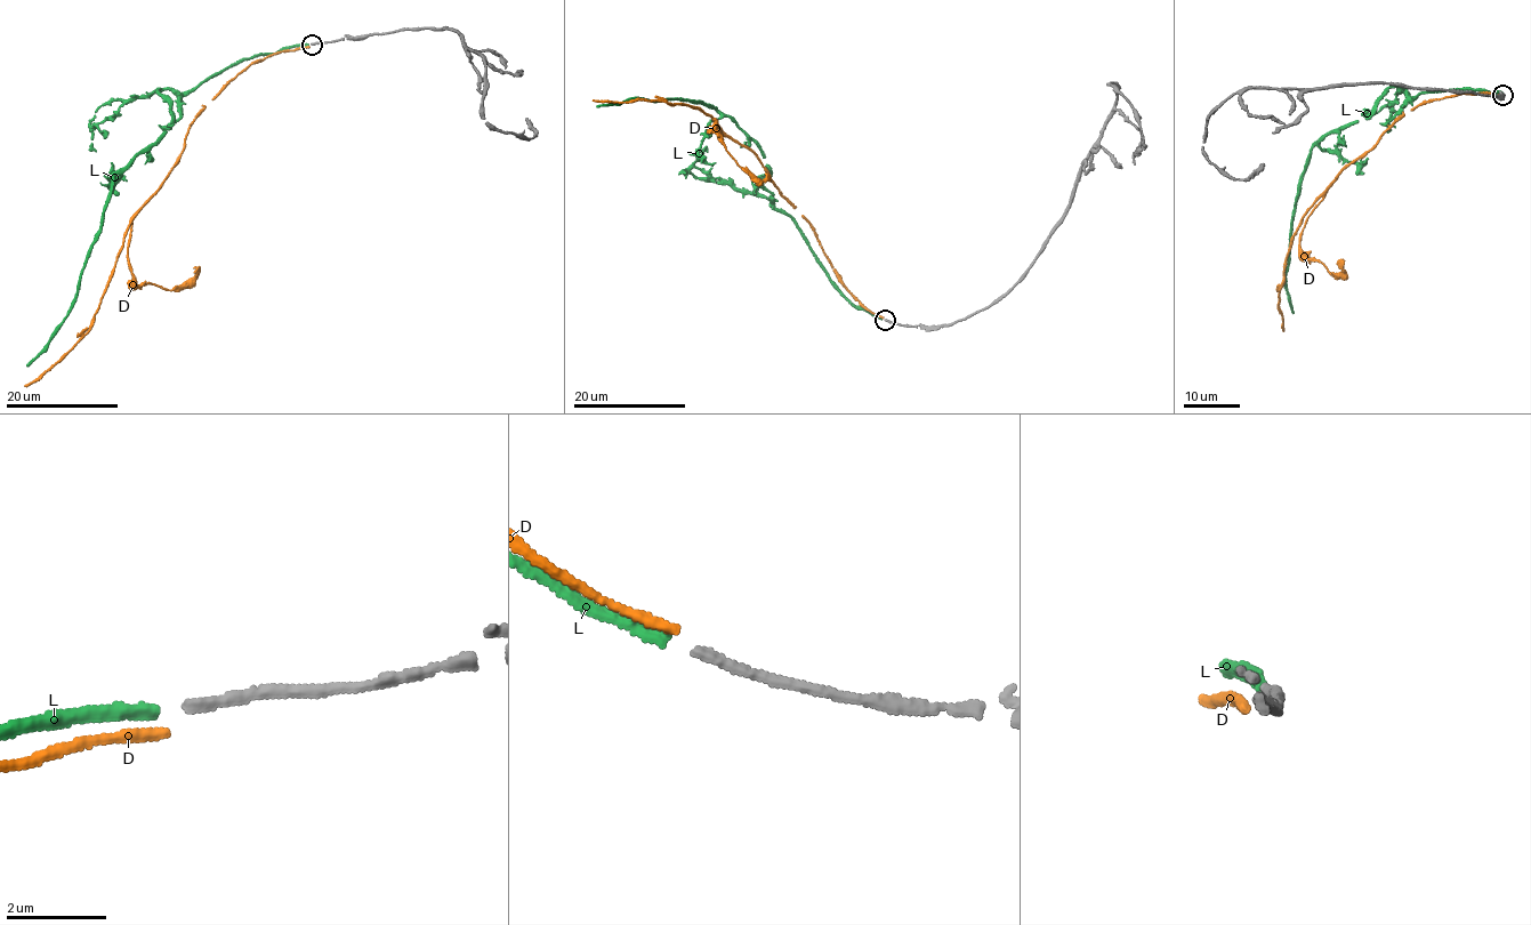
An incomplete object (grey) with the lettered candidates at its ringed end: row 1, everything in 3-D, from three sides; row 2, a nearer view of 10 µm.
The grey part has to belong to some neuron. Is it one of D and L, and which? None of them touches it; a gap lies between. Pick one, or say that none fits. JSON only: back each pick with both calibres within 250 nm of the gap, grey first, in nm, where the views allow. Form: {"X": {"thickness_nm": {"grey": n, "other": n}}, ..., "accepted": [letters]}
{"L": {"thickness_nm": {"grey": 200, "other": 240}}, "accepted": ["L"]}

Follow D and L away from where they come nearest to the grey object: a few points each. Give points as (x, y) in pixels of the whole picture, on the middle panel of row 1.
D: (884, 318), (845, 287), (814, 227), (783, 198), (752, 151), (708, 115), (685, 104), (593, 99)
L: (883, 319), (851, 303), (794, 220), (760, 196), (756, 188), (768, 167), (738, 123), (685, 98), (597, 107)

